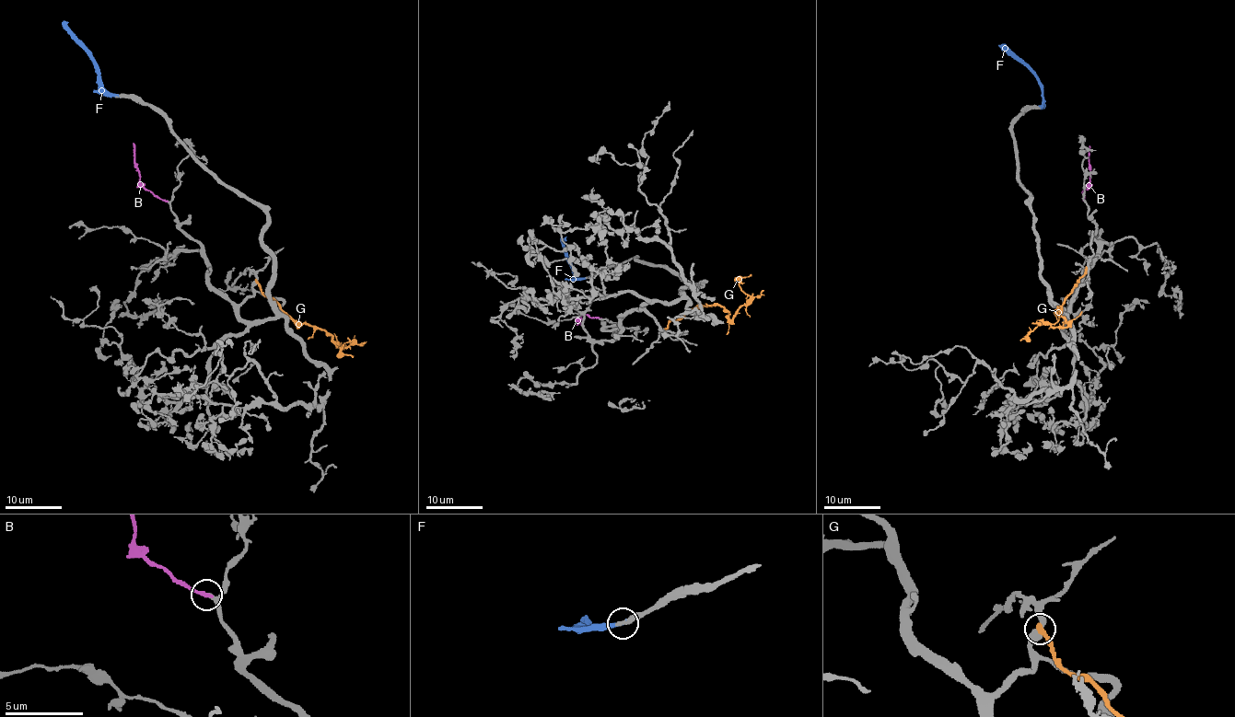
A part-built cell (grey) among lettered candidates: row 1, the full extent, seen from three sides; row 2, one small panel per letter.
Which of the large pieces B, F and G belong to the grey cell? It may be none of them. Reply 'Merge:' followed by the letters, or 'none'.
Merge: B, F

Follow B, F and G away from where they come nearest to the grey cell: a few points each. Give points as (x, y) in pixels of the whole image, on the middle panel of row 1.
B: (600, 318), (587, 315), (578, 321), (580, 325)
F: (588, 278), (576, 280), (561, 237)
G: (665, 329), (670, 321), (702, 306), (722, 306), (731, 318), (750, 297), (740, 289), (740, 279), (751, 273)

